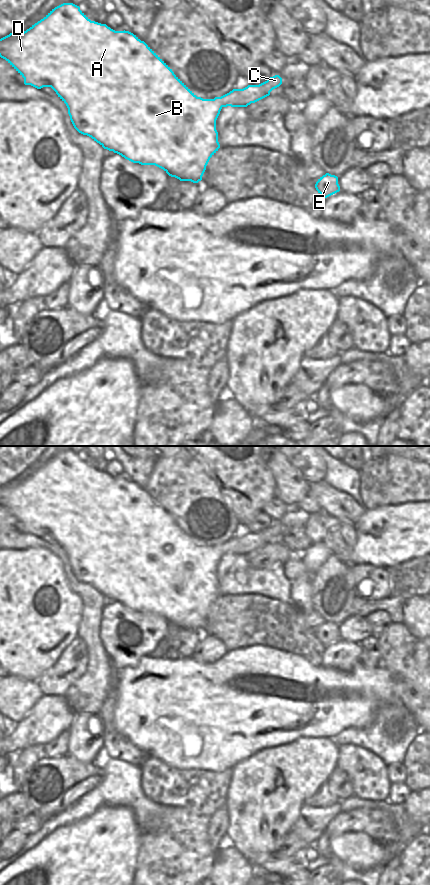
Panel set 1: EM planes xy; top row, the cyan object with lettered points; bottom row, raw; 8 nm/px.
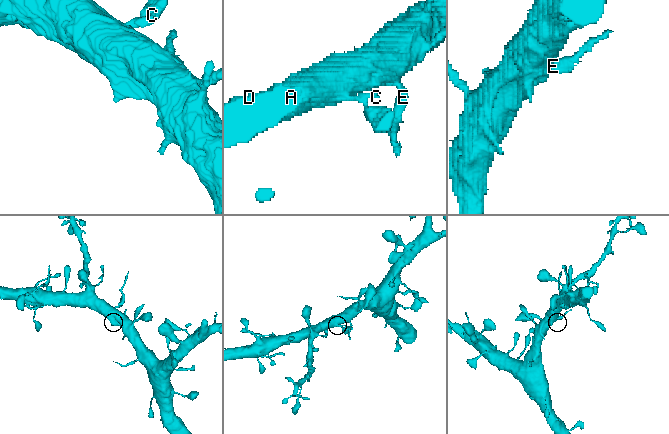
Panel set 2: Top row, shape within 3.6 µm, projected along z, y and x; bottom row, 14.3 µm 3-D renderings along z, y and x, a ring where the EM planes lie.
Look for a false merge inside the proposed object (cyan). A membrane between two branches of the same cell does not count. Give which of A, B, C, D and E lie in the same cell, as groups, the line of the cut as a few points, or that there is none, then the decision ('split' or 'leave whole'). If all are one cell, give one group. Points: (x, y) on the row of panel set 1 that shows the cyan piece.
A B D E / C | xy (214, 98), (222, 106) | split

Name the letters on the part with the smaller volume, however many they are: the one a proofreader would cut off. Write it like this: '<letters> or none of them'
C

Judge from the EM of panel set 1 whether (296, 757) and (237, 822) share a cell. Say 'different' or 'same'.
same

